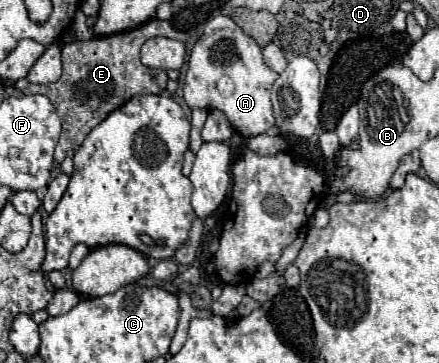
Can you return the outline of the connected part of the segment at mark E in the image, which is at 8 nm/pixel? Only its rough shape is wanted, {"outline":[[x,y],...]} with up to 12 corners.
{"outline":[[168,20],[62,48],[62,76],[44,94],[62,120],[54,164],[138,94],[162,94],[164,70],[140,62]]}

